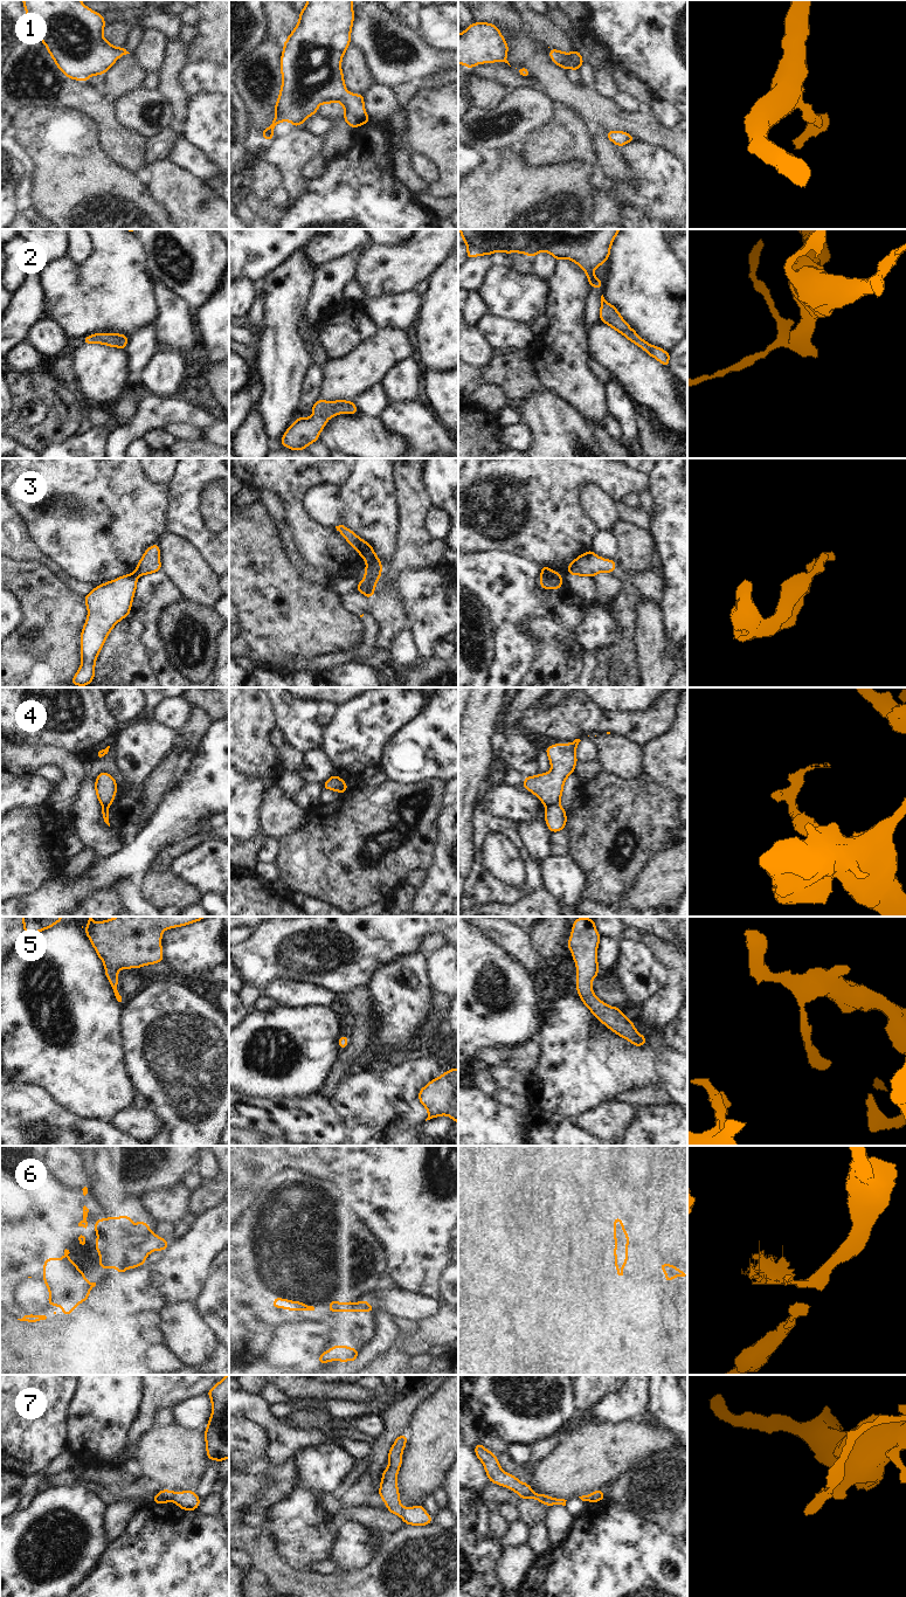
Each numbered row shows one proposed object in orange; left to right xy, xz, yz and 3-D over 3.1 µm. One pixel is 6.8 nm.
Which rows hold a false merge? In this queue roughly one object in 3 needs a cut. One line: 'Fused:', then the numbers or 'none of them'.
Fused: 3, 4, 6, 7

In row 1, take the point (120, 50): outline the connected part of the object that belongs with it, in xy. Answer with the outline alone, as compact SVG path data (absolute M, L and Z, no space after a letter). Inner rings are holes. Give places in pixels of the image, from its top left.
M22 0L26 14L28 16L28 27L32 28L44 43L57 68L67 77L85 82L95 75L104 75L115 62L123 55L130 54L124 47L116 48L103 37L105 21L103 14L99 14L81 0Z

